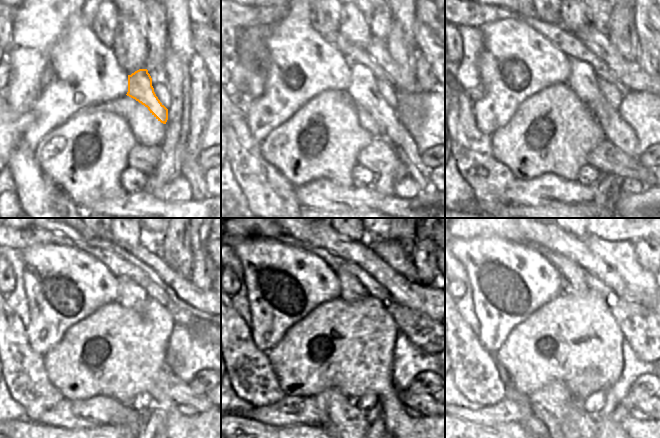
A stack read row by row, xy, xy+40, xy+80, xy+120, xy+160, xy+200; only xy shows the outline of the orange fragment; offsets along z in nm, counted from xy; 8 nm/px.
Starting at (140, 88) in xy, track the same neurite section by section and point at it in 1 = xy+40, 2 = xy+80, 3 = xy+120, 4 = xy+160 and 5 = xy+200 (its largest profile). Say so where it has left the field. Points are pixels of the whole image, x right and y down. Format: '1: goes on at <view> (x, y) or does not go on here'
1: goes on at xy+40 (363, 91)
2: goes on at xy+80 (583, 80)
3: goes on at xy+120 (132, 296)
4: goes on at xy+160 (352, 289)
5: goes on at xy+200 (572, 277)

